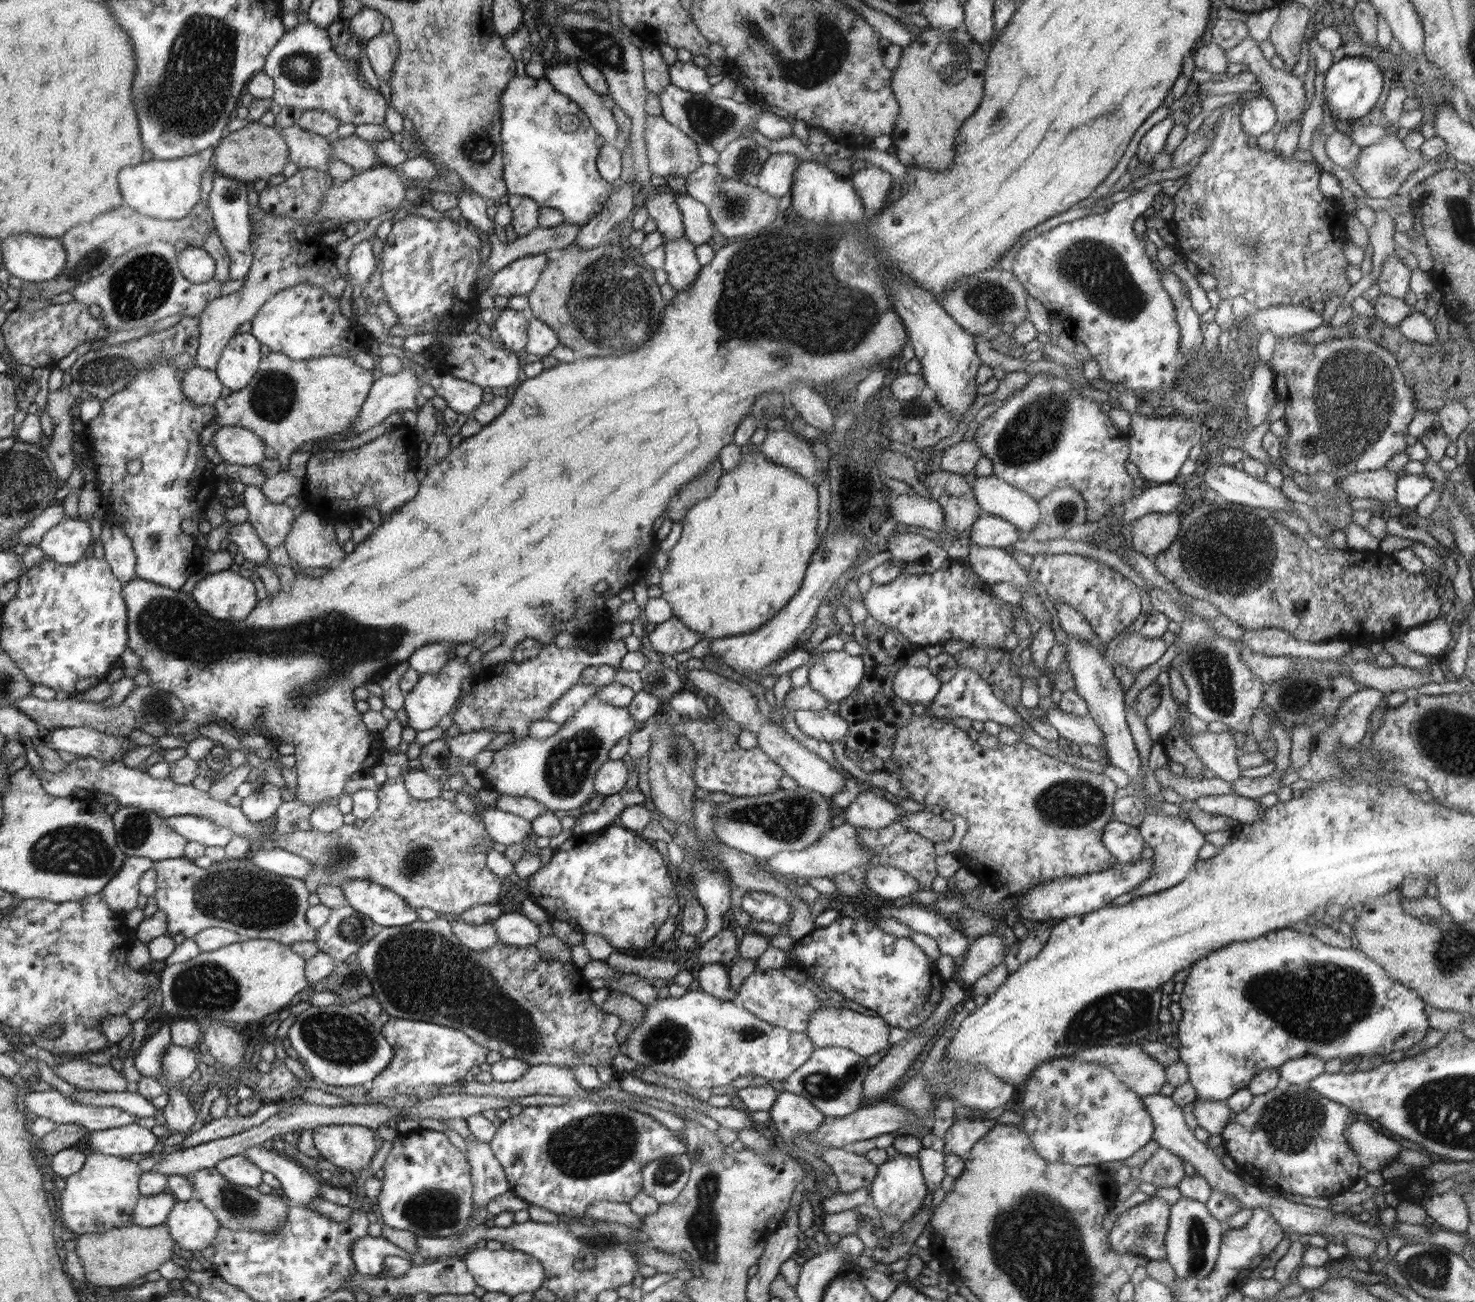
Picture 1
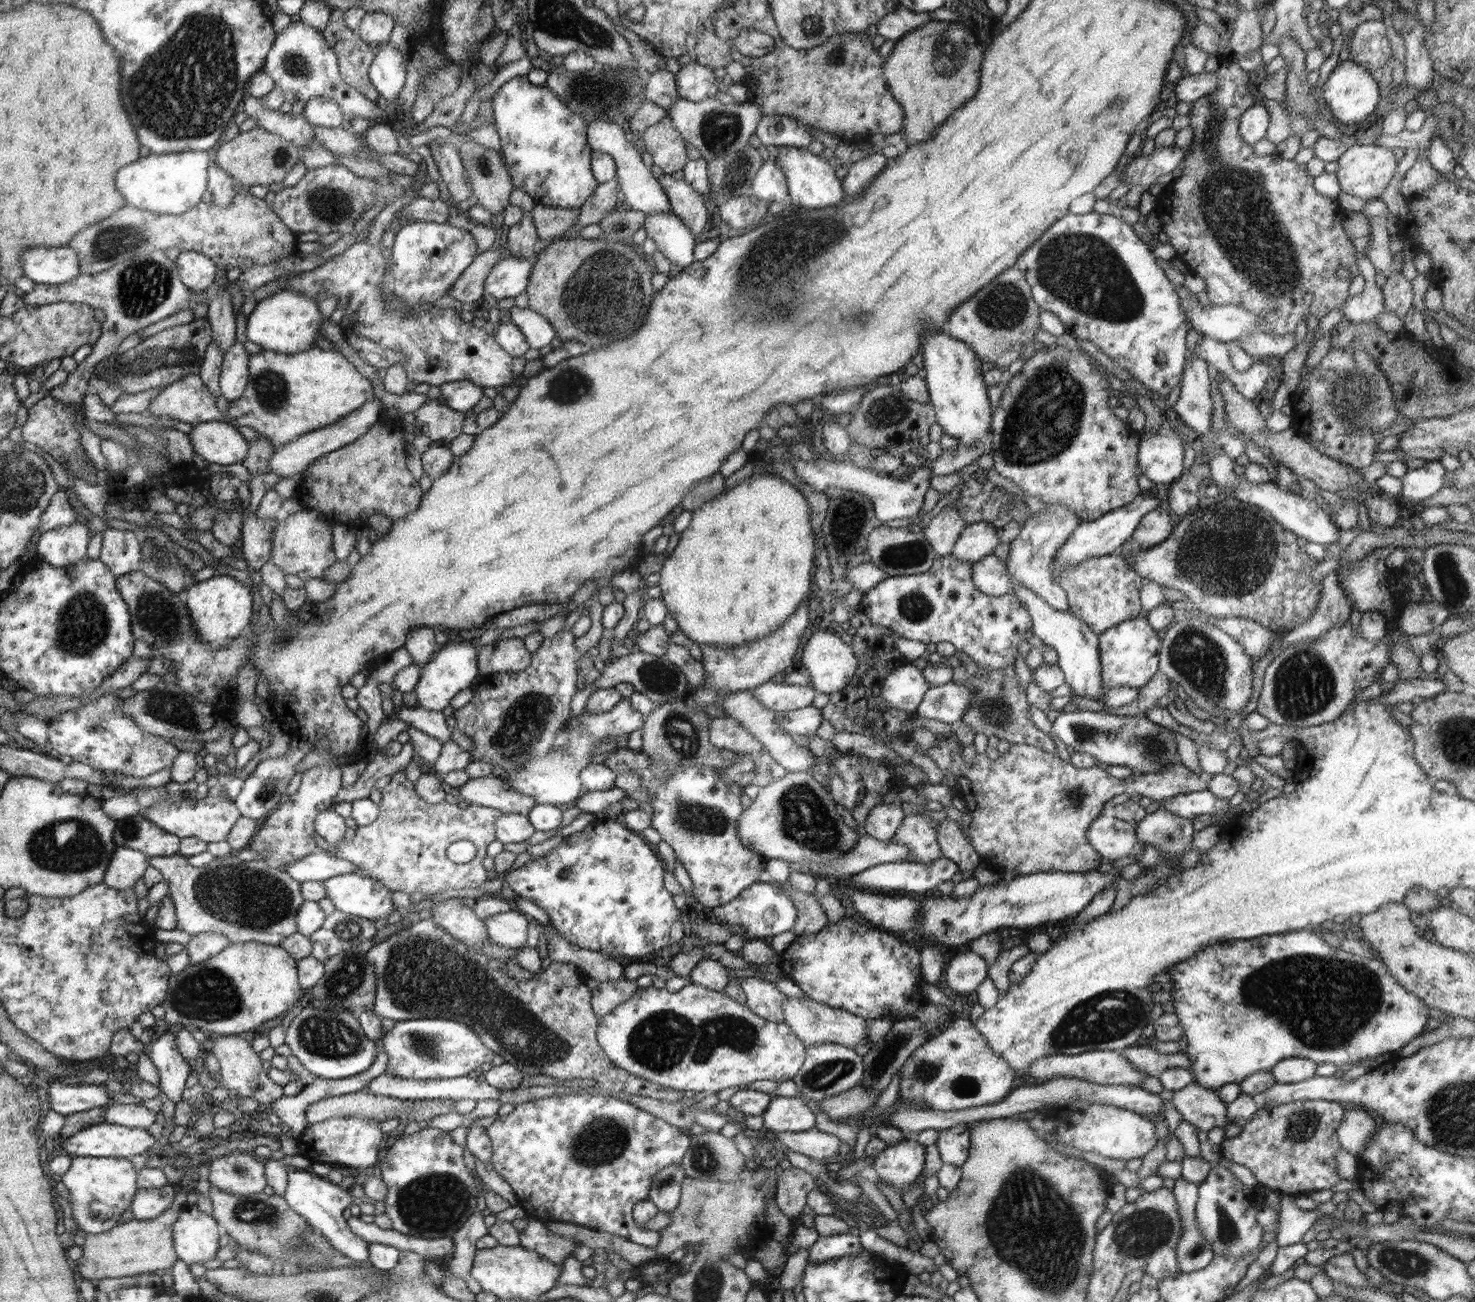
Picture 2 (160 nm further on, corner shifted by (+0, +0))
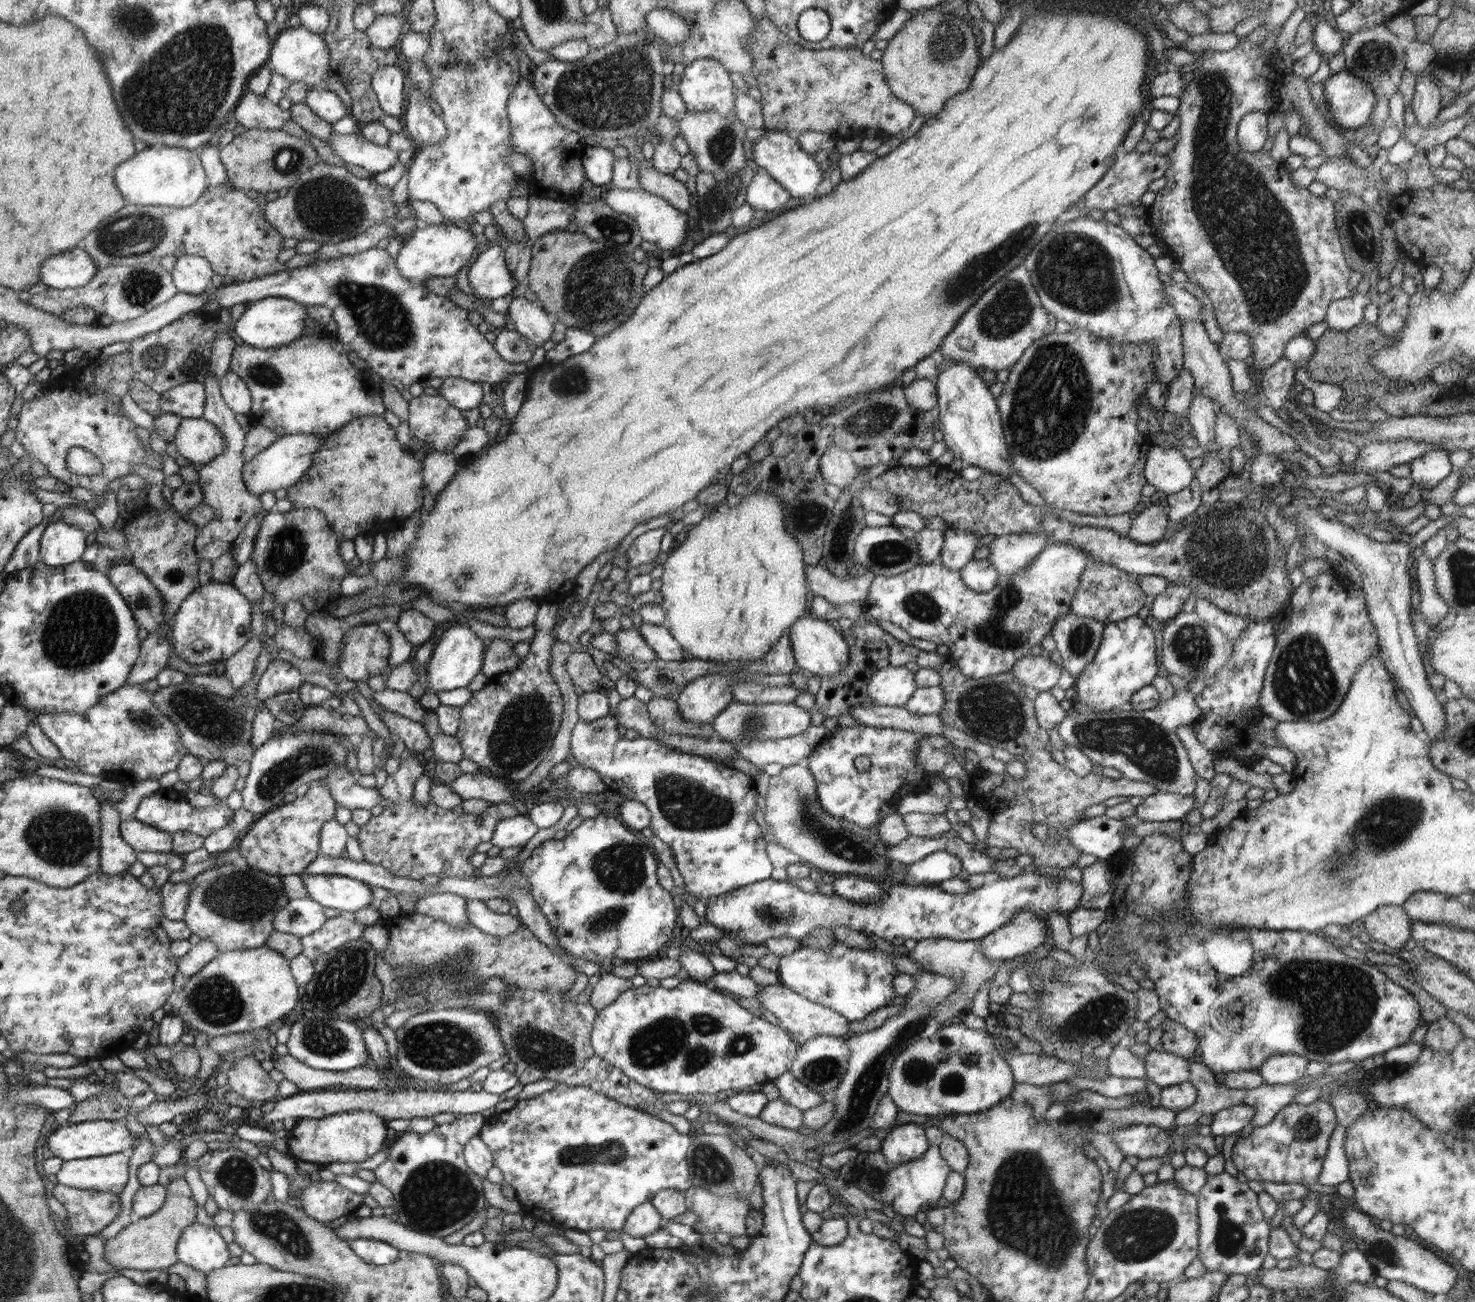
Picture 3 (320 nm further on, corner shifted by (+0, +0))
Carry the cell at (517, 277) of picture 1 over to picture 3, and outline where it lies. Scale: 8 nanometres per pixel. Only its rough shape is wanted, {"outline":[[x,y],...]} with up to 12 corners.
{"outline":[[495,243],[468,268],[476,297],[492,301],[518,285]]}

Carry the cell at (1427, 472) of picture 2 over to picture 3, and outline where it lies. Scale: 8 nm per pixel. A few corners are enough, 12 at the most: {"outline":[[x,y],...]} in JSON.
{"outline":[[1444,449],[1429,450],[1408,464],[1414,486],[1426,492],[1454,471]]}

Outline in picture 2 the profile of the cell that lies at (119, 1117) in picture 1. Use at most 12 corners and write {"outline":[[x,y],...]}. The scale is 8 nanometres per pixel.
{"outline":[[140,1103],[110,1104],[105,1121],[148,1129],[157,1114]]}

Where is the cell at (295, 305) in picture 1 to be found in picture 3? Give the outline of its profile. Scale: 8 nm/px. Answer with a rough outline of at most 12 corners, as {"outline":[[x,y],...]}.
{"outline":[[268,297],[246,305],[235,335],[259,349],[302,338],[306,308]]}

